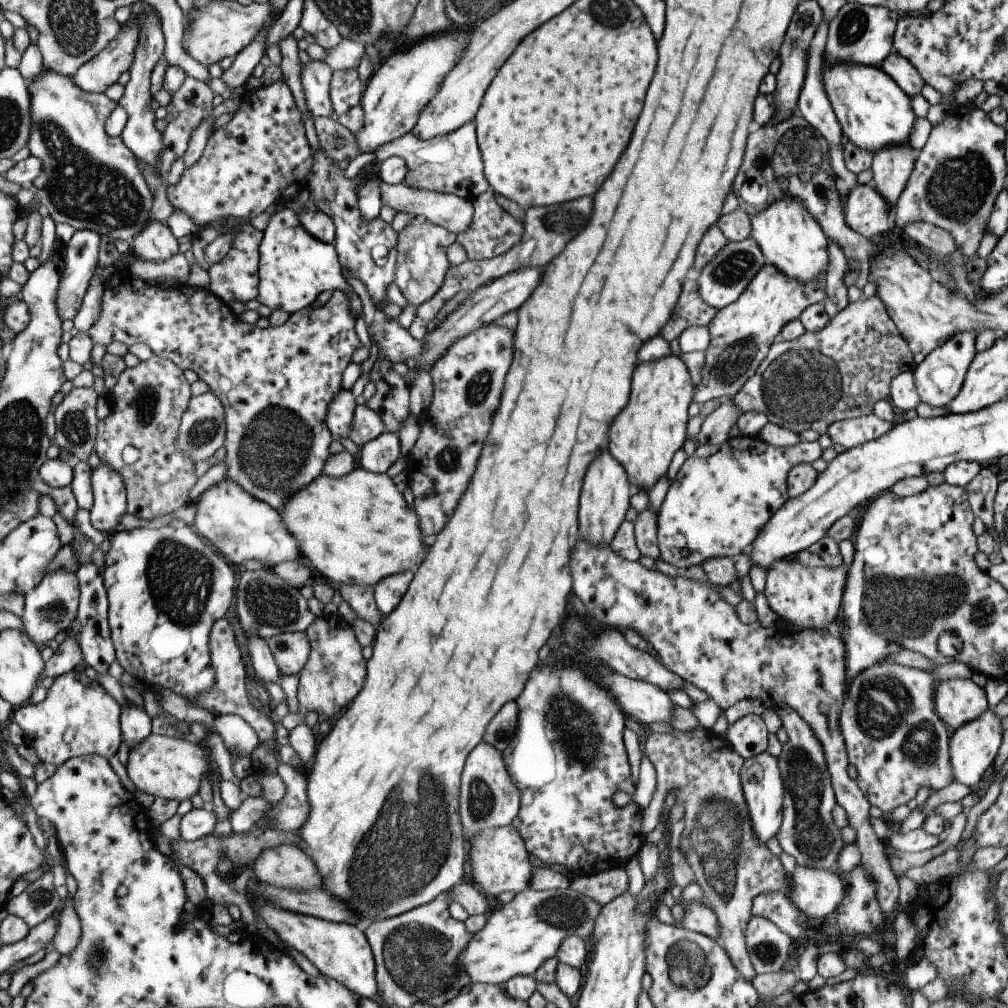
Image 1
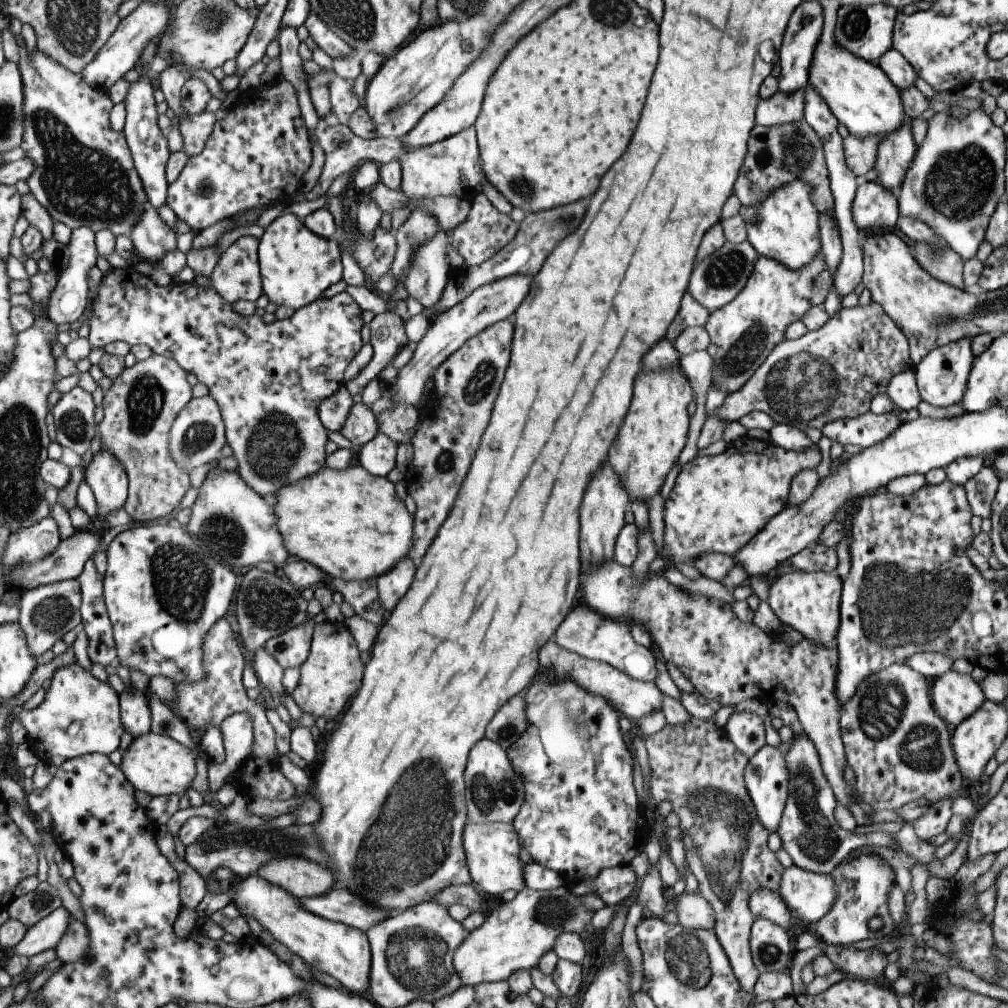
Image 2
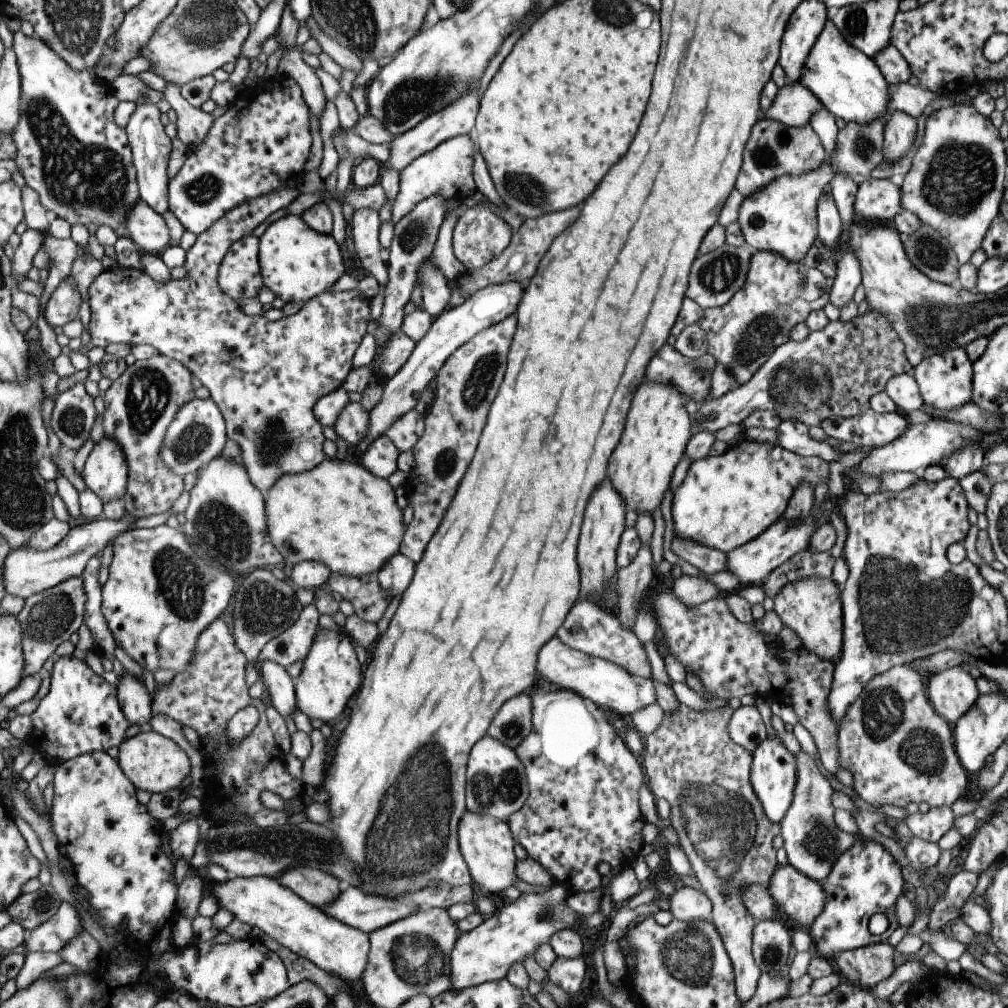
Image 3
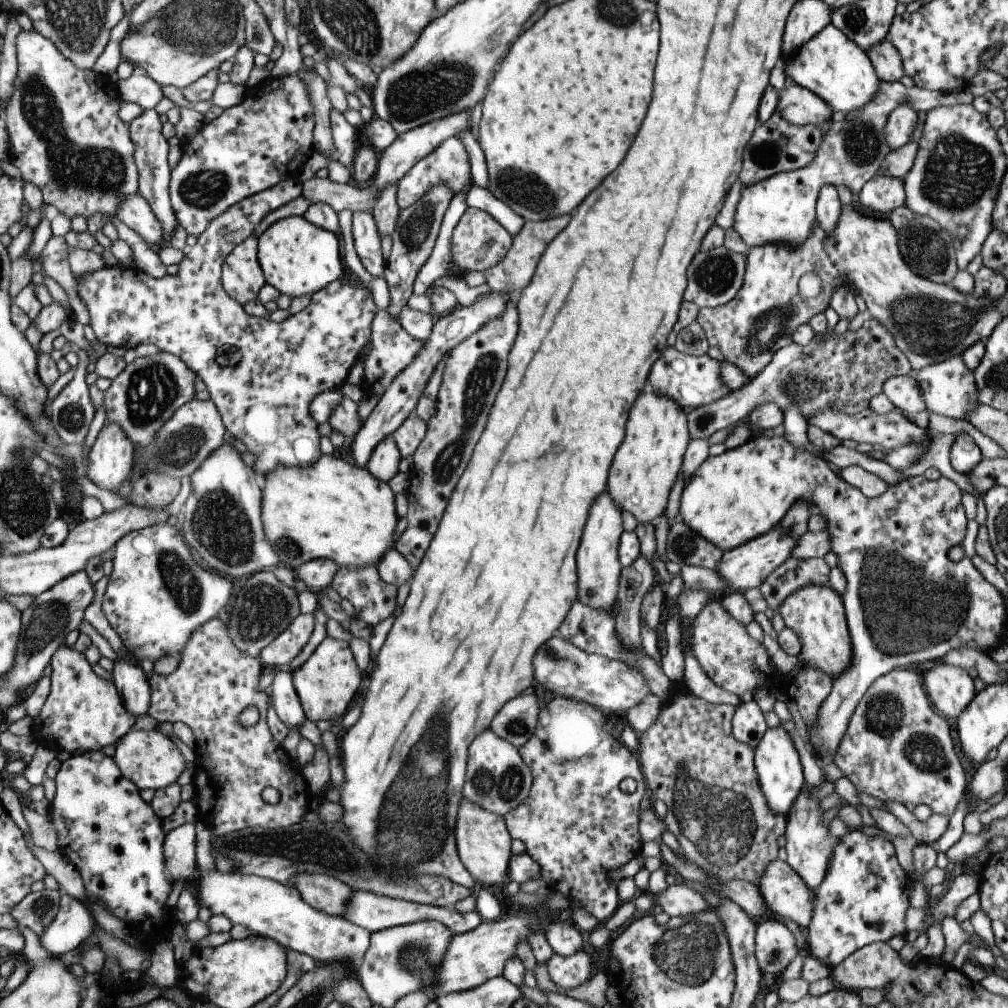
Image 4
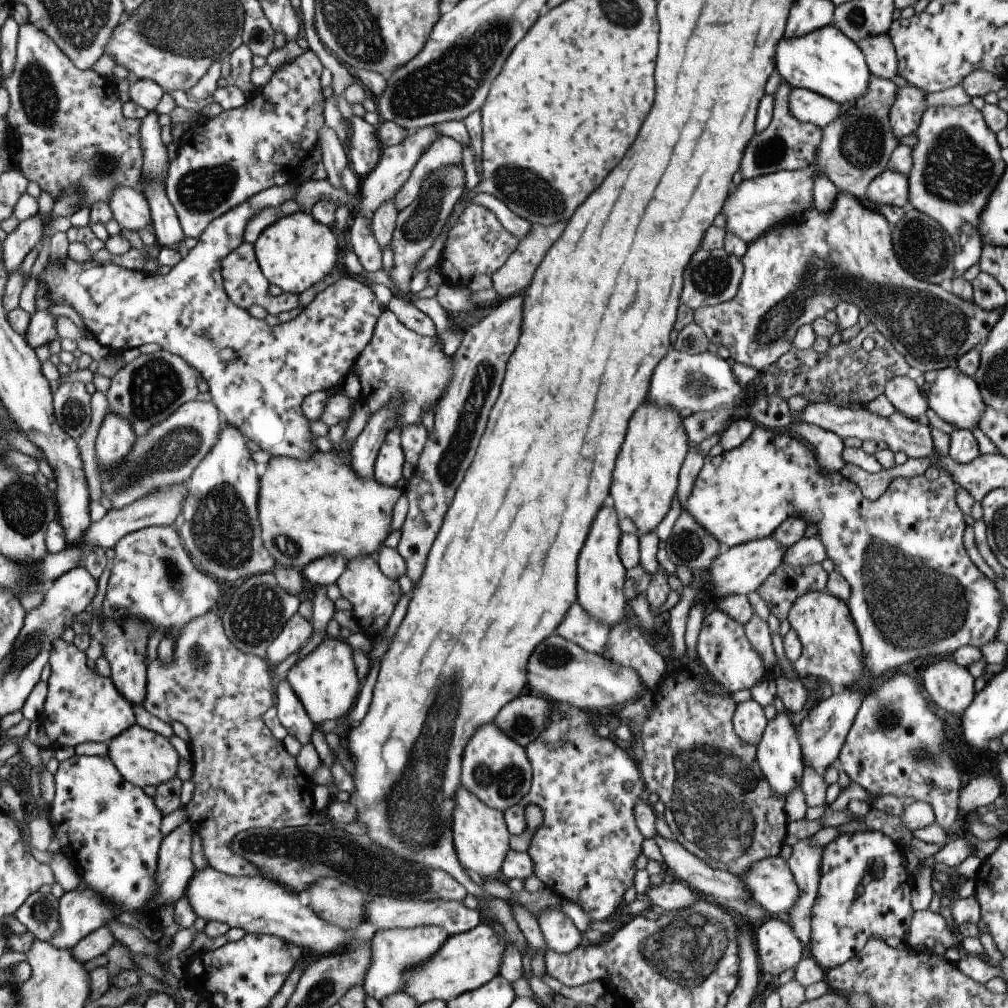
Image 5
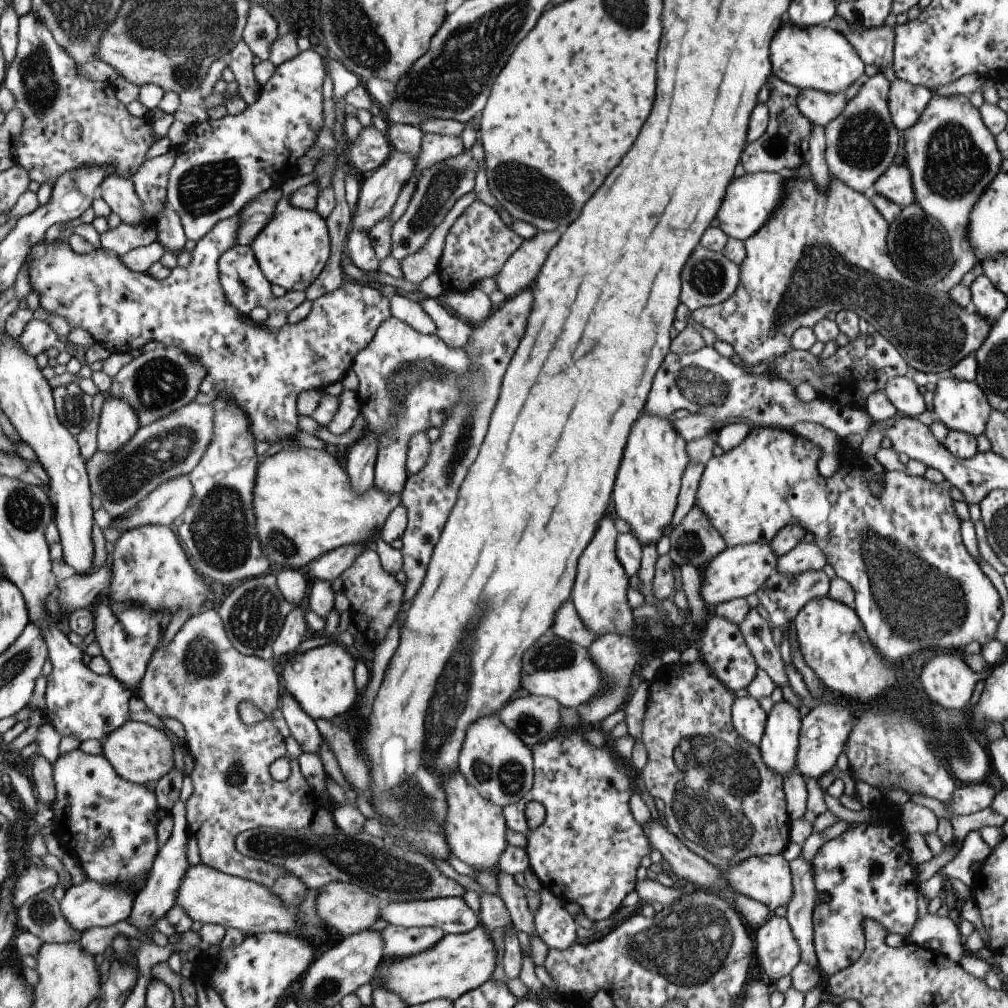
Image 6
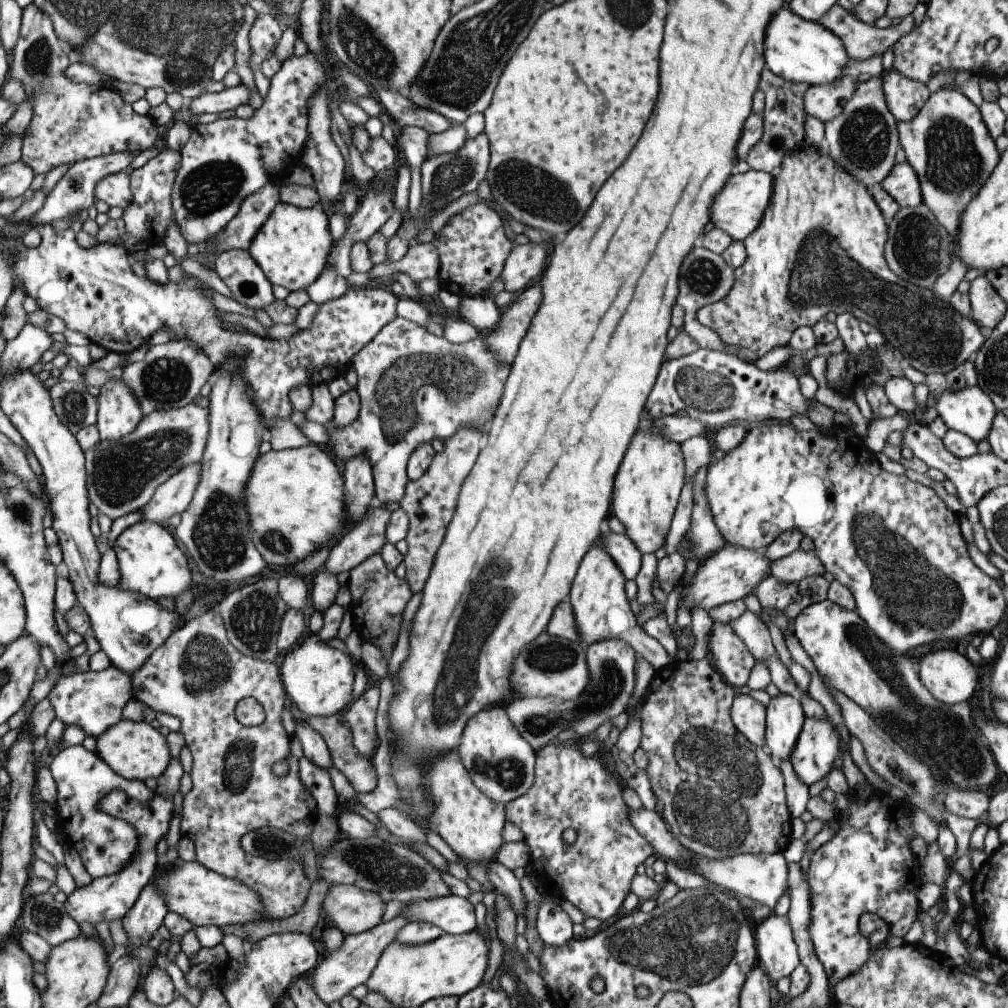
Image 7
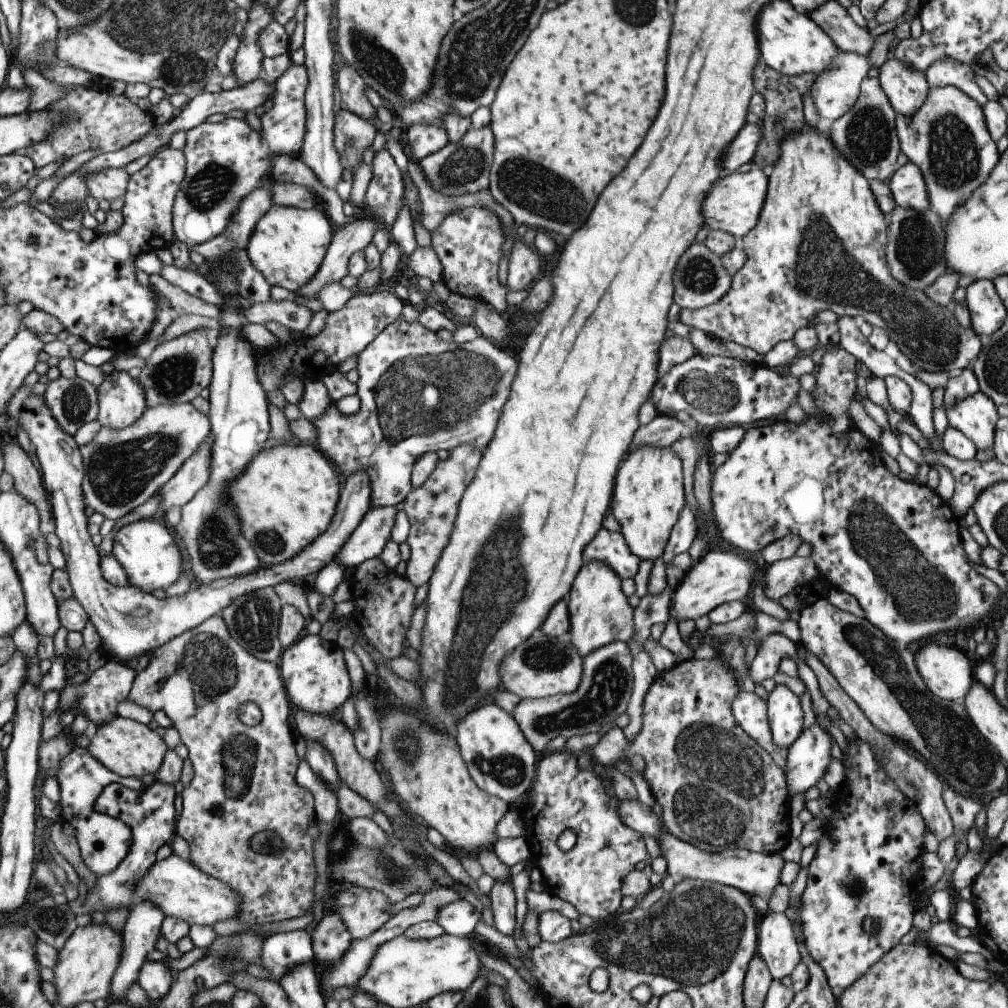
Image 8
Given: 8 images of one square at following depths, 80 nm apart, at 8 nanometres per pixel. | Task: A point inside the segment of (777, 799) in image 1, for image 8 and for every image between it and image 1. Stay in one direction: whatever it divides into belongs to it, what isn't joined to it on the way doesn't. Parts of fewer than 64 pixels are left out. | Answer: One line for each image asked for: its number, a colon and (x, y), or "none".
2: (766, 777)
3: (772, 770)
4: (779, 772)
5: (778, 756)
6: (778, 744)
7: (784, 716)
8: (784, 715)

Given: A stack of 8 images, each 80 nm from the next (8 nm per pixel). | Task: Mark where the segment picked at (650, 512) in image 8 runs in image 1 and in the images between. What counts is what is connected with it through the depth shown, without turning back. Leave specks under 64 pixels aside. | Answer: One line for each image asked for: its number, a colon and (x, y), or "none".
1: (651, 428)
2: (653, 433)
3: (656, 431)
4: (645, 466)
5: (645, 478)
6: (646, 486)
7: (647, 485)

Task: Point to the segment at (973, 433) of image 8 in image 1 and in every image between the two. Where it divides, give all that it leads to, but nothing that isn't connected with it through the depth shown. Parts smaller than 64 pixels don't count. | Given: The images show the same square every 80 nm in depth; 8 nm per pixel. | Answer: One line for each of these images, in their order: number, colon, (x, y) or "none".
1: (938, 377)
2: (941, 375)
3: (944, 381)
4: (948, 388)
5: (954, 397)
6: (960, 405)
7: (969, 411)

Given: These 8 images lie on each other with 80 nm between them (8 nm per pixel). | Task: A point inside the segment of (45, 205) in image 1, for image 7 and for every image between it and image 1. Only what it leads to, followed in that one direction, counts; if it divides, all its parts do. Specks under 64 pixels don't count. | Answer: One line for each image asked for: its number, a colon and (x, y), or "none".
2: (84, 176)
3: (69, 148)
4: (67, 138)
5: (67, 131)
6: (70, 122)
7: (73, 121)

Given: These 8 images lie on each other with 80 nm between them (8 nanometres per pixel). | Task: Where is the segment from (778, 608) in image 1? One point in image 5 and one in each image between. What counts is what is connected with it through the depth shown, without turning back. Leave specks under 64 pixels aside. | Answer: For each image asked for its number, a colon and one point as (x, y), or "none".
2: (809, 603)
3: (811, 608)
4: (815, 614)
5: (830, 650)

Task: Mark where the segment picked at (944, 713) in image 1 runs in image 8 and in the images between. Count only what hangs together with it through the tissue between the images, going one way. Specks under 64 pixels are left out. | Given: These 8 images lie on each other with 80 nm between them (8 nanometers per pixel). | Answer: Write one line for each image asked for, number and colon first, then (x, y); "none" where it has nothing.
2: (954, 696)
3: (951, 692)
4: (949, 689)
5: (949, 686)
6: (945, 678)
7: (950, 678)
8: (946, 673)

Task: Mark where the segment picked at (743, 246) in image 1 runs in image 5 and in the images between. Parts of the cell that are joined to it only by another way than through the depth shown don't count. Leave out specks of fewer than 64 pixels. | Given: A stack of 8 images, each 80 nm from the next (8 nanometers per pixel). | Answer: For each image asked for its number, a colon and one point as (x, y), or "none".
2: (716, 279)
3: (714, 278)
4: (713, 278)
5: (712, 277)

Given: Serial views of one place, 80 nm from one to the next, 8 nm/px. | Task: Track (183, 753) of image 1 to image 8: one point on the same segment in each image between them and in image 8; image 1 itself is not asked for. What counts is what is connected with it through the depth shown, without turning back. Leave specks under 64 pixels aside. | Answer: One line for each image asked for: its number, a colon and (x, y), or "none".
2: (156, 764)
3: (152, 762)
4: (150, 759)
5: (143, 757)
6: (140, 753)
7: (136, 751)
8: (129, 749)

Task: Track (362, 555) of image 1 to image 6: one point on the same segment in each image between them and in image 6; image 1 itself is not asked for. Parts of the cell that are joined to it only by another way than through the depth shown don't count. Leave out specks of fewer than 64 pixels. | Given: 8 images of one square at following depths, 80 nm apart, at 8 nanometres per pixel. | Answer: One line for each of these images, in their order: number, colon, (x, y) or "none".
2: (349, 523)
3: (338, 513)
4: (331, 509)
5: (307, 509)
6: (303, 505)

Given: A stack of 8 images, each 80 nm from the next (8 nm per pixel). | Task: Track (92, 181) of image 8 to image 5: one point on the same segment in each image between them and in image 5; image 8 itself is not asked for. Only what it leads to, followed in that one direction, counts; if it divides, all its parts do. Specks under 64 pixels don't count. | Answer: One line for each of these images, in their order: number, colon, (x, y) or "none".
5: (129, 207)
6: (117, 192)
7: (113, 189)

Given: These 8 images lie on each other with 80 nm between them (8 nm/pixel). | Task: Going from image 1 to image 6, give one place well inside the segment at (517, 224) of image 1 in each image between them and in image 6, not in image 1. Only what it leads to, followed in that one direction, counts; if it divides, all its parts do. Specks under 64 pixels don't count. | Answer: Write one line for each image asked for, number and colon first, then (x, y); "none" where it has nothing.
2: (485, 231)
3: (478, 235)
4: (478, 242)
5: (476, 243)
6: (476, 245)

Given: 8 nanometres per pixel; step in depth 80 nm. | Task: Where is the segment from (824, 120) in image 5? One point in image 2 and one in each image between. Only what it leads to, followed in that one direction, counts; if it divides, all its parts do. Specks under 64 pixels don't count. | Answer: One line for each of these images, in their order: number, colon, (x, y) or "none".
2: (779, 109)
3: (793, 105)
4: (797, 105)

